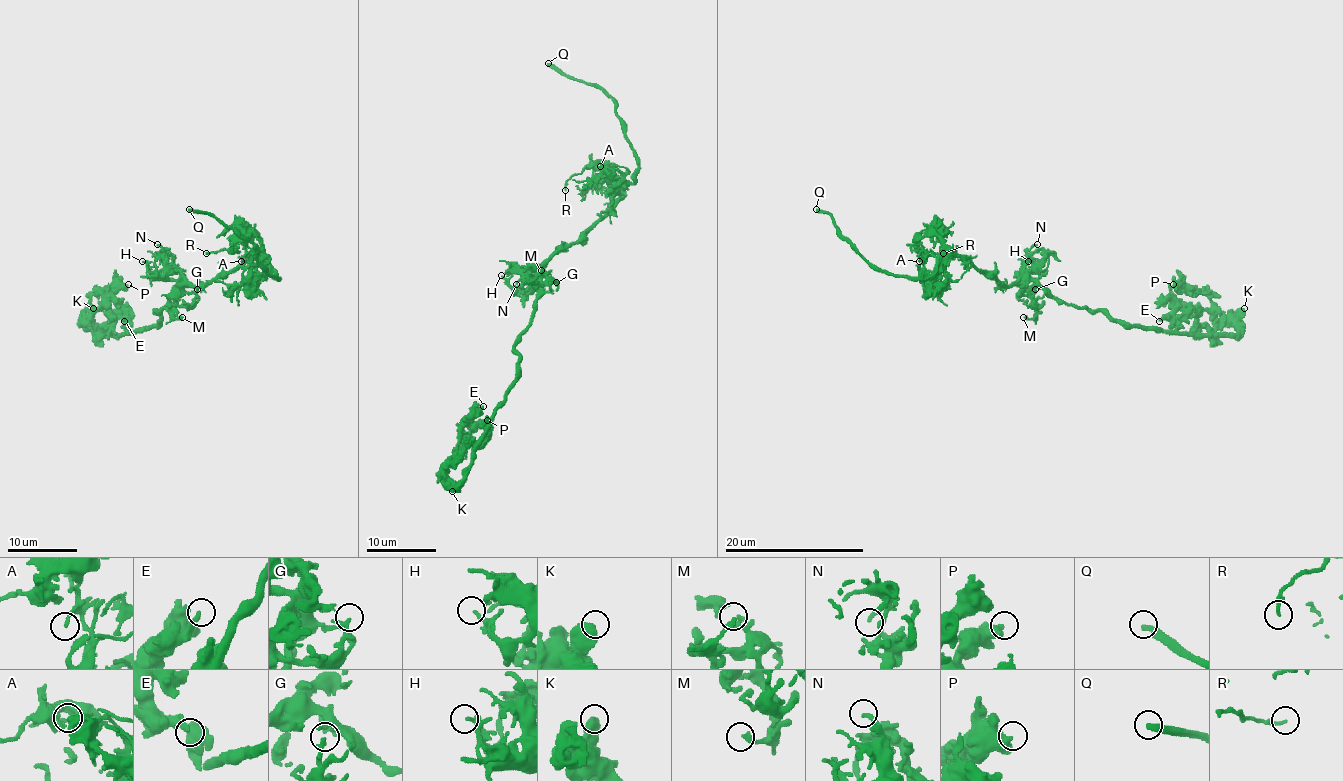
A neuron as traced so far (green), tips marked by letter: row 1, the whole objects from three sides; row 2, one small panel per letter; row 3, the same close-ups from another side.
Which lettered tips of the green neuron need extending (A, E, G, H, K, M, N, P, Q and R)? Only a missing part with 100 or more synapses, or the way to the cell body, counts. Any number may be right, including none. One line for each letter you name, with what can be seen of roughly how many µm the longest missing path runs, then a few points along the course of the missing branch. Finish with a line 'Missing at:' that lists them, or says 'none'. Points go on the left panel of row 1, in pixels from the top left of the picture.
Q: Missing length about 45 µm. Course of what is missing: (189, 209), (164, 200), (117, 155), (75, 108), (74, 96), (49, 49), (37, 35), (32, 38)
Missing at: Q

